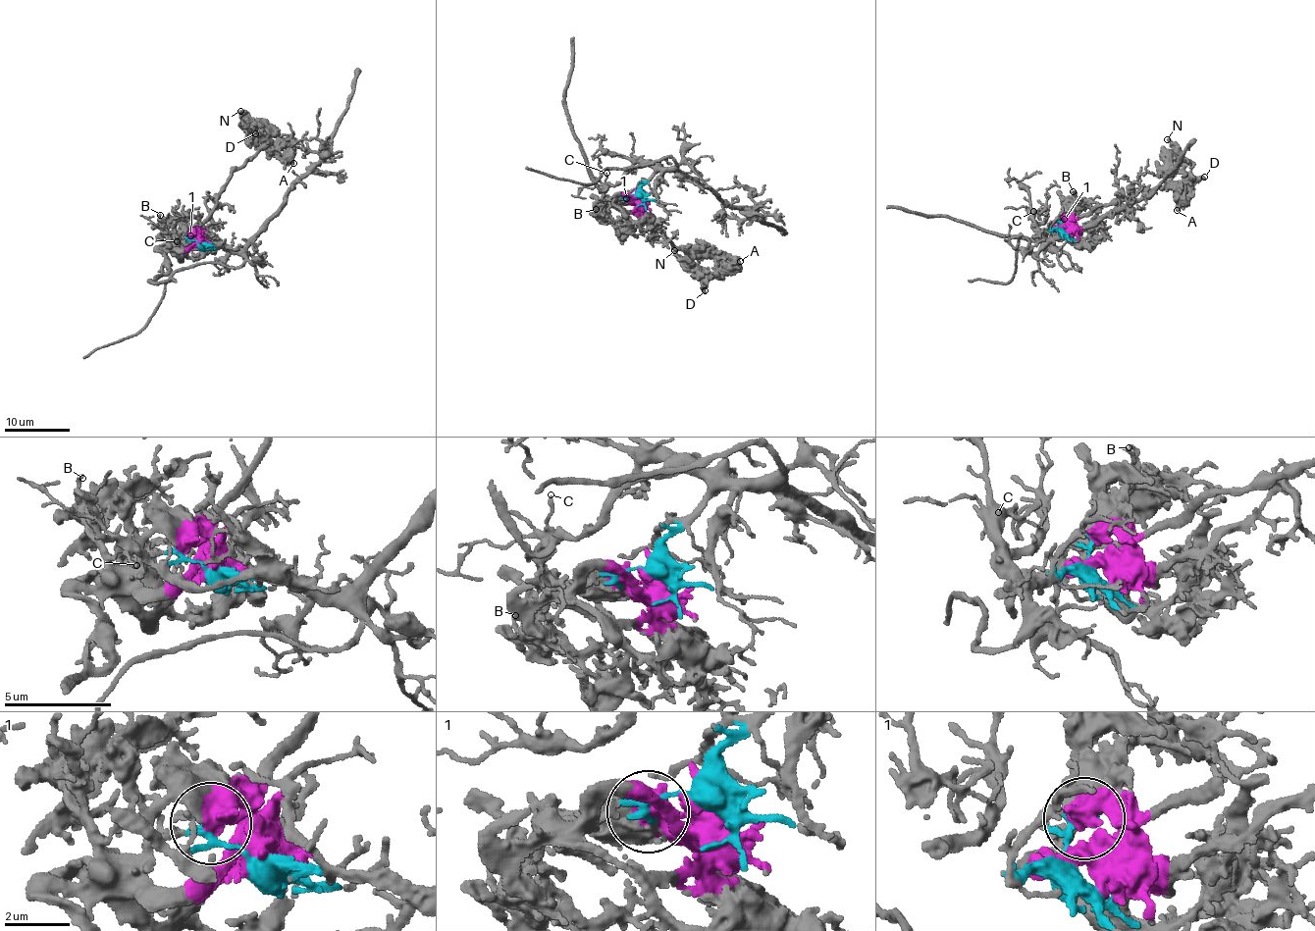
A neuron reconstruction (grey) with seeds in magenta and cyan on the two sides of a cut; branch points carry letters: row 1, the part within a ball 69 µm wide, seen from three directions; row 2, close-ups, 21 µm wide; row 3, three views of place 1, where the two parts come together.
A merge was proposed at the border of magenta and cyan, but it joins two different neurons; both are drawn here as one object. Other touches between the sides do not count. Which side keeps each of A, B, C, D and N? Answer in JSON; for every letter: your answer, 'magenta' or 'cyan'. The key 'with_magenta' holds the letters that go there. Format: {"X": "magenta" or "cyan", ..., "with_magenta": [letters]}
{"A": "magenta", "B": "magenta", "C": "cyan", "D": "magenta", "N": "magenta", "with_magenta": ["A", "B", "D", "N"]}

